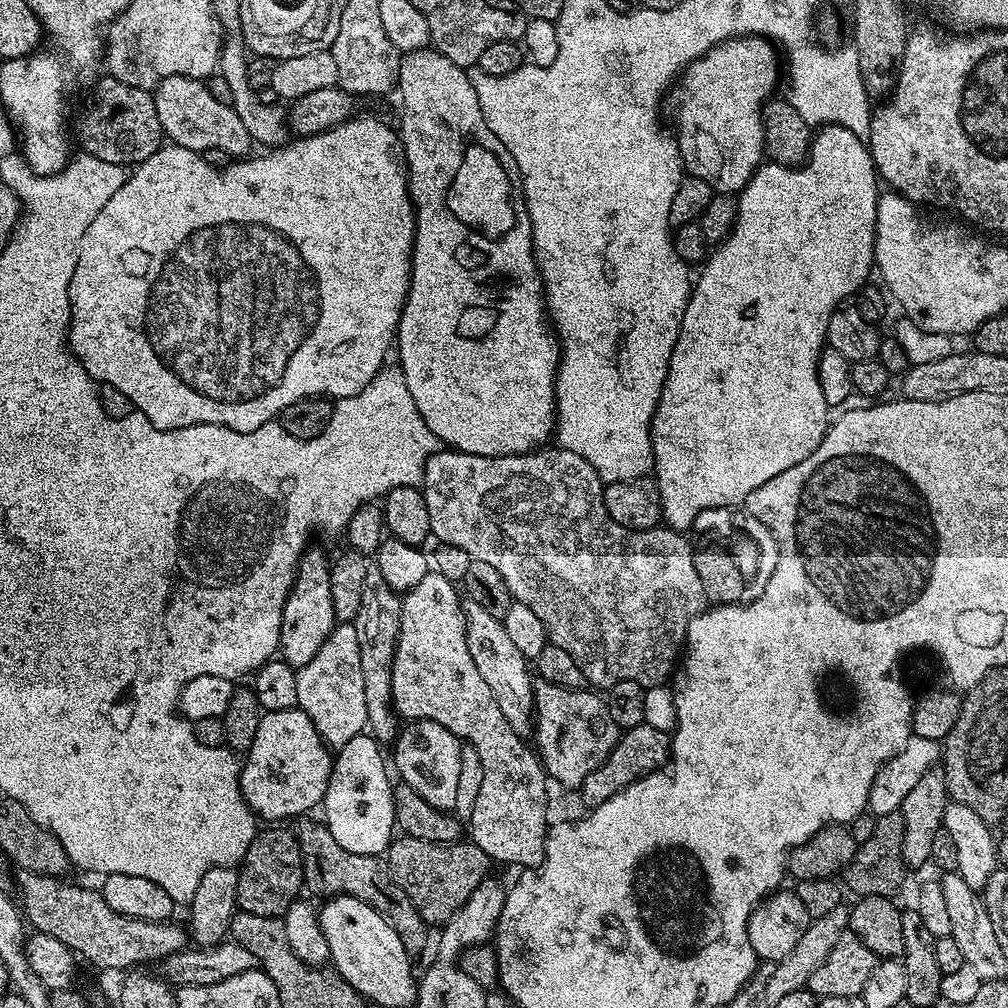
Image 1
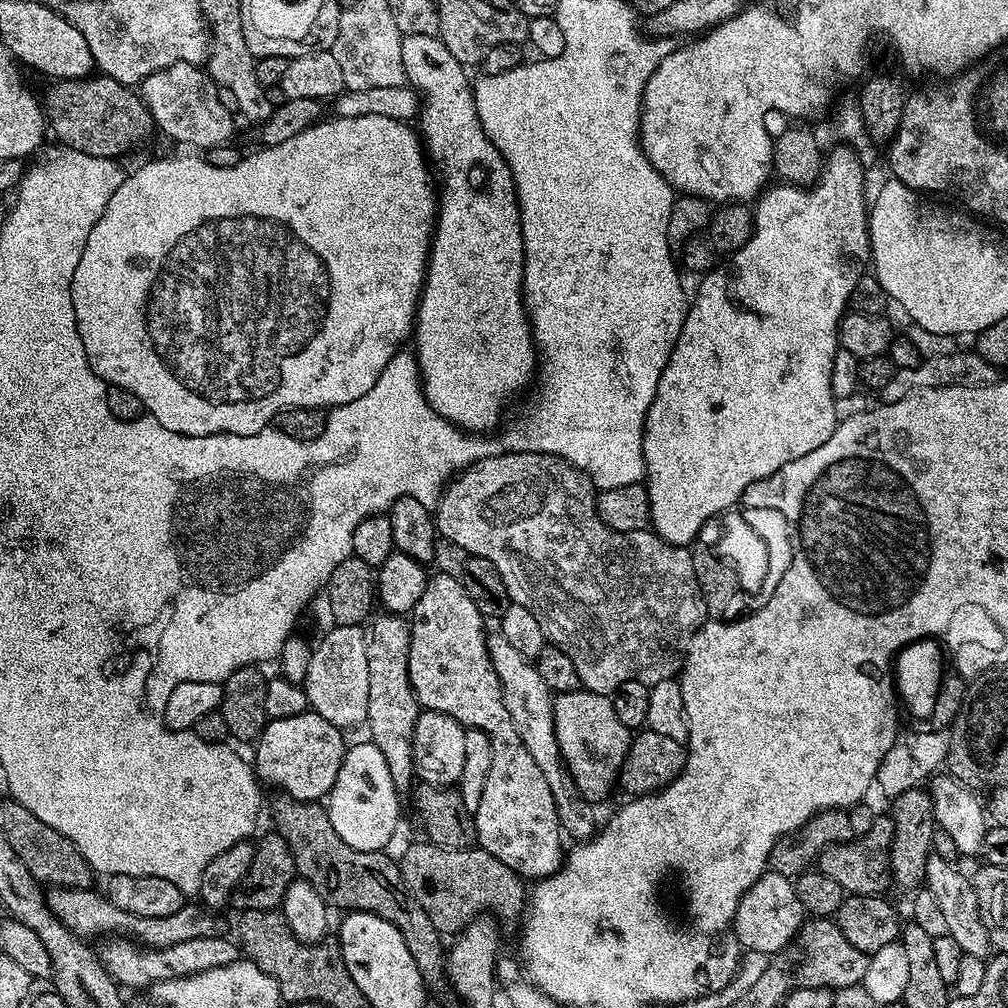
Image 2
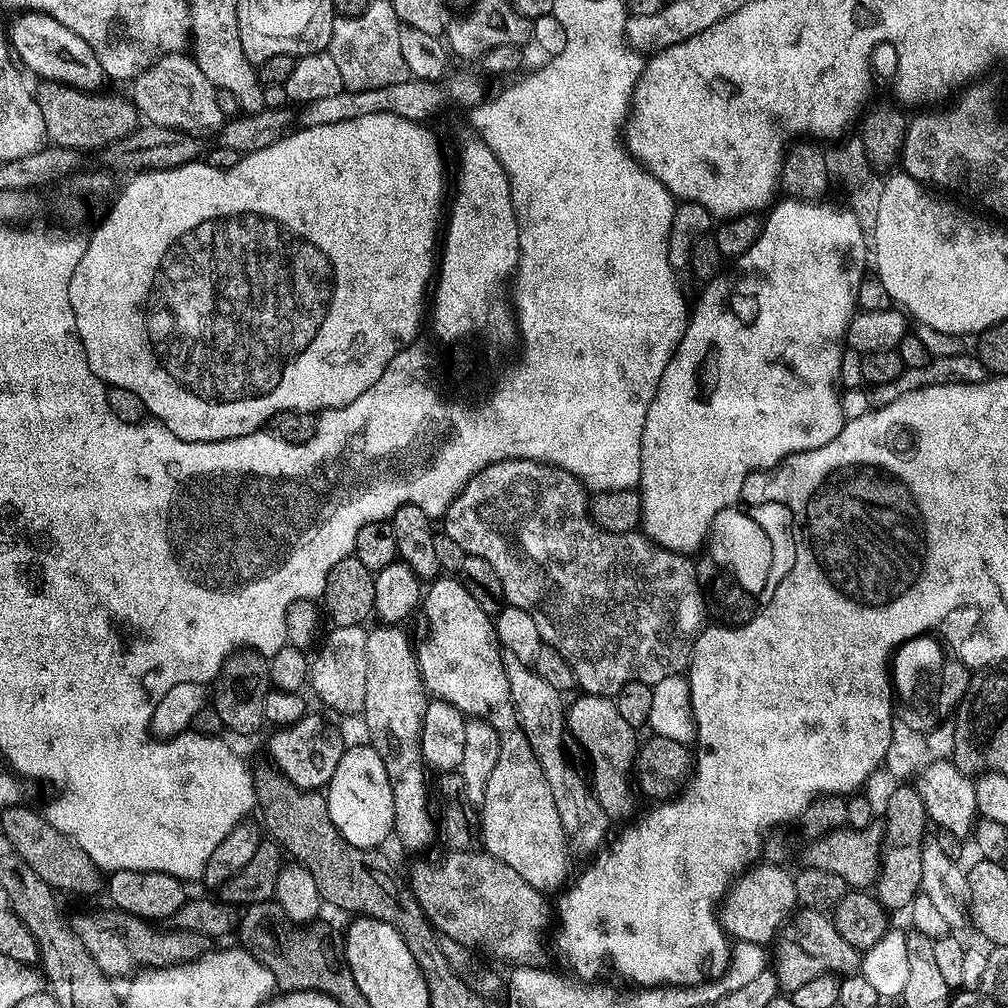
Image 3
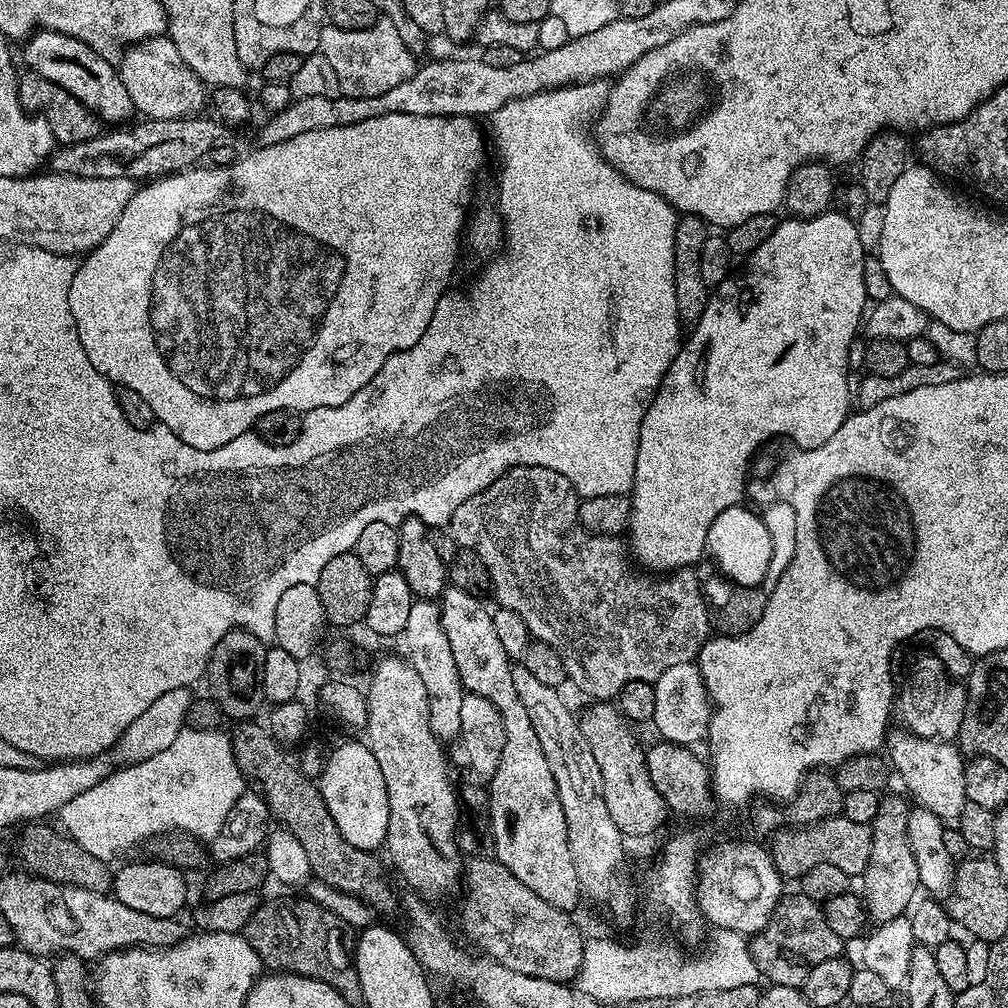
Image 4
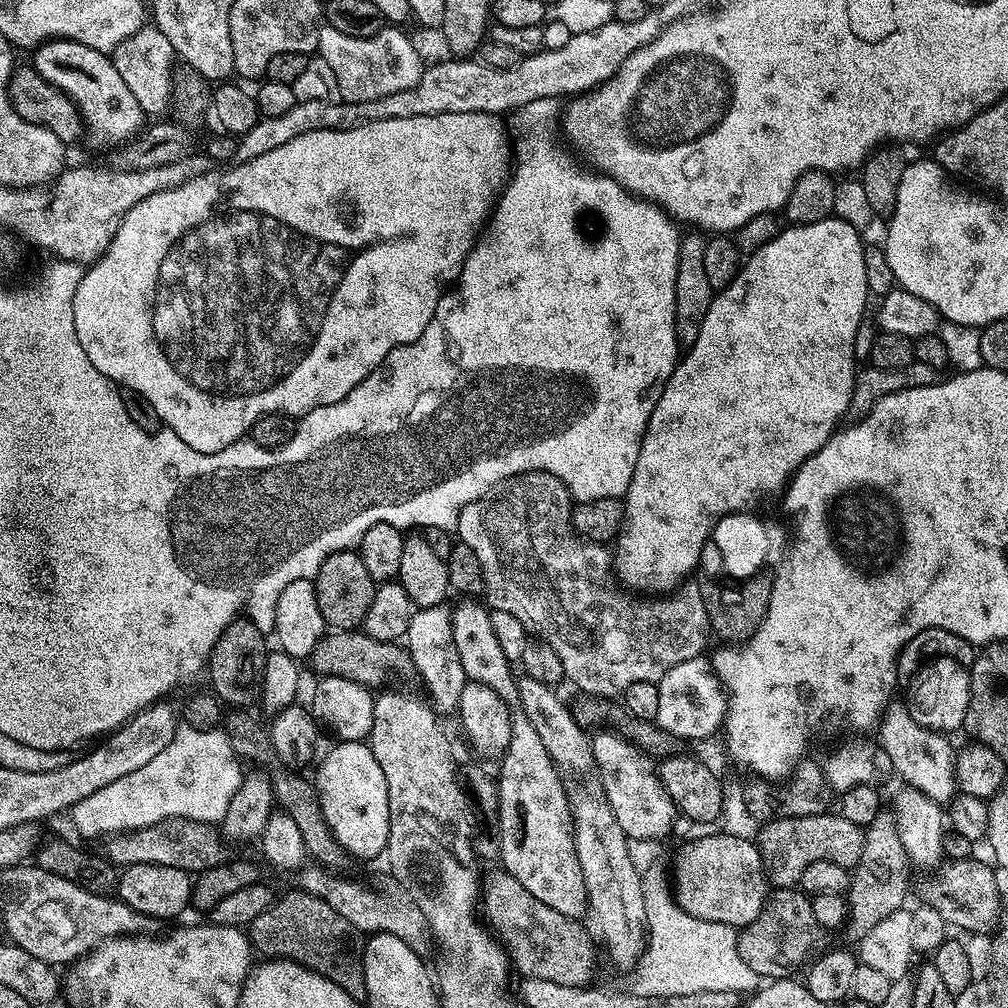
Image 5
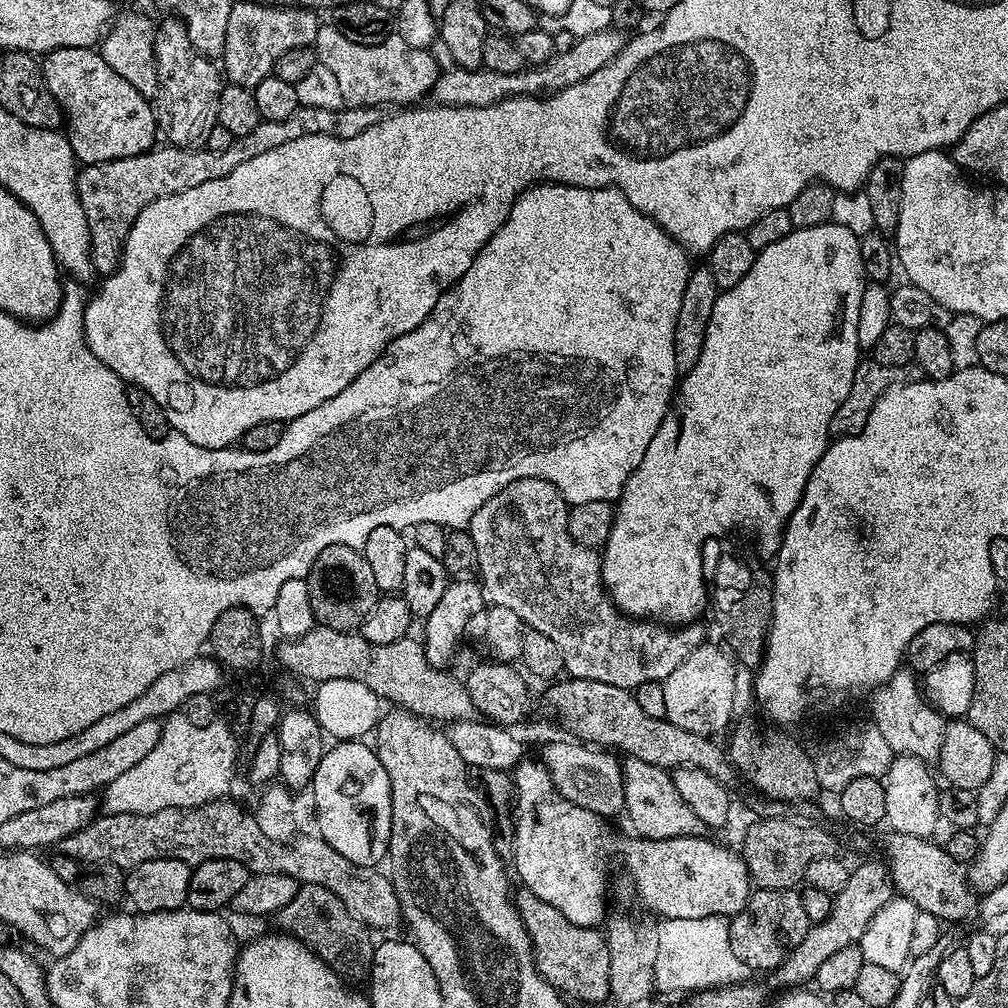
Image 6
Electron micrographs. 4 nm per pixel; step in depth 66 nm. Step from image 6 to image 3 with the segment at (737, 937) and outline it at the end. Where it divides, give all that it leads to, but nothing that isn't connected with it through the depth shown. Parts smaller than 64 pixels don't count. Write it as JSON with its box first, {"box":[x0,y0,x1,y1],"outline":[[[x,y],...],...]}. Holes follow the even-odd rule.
{"box":[770,907,861,993],"outline":[[[801,907],[781,927],[774,943],[770,948],[770,968],[776,973],[776,983],[781,989],[785,988],[785,993],[792,993],[798,990],[798,986],[803,986],[805,982],[810,982],[810,978],[818,978],[827,972],[833,974],[852,974],[859,969],[861,953],[857,952],[854,946],[850,946],[850,942],[846,942],[846,938],[842,938],[842,934],[838,934],[838,930],[832,925],[831,919],[823,911]]]}

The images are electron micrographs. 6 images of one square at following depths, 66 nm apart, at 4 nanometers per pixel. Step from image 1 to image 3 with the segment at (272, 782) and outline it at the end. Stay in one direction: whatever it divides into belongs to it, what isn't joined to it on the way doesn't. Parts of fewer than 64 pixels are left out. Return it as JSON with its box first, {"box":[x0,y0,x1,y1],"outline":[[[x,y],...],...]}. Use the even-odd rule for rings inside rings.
{"box":[268,714,346,790],"outline":[[[306,714],[298,722],[273,731],[276,733],[268,740],[268,752],[280,771],[286,773],[297,786],[324,790],[330,778],[334,778],[334,770],[338,770],[338,762],[342,762],[346,741],[340,737],[334,725],[327,724],[320,716],[312,715]]]}

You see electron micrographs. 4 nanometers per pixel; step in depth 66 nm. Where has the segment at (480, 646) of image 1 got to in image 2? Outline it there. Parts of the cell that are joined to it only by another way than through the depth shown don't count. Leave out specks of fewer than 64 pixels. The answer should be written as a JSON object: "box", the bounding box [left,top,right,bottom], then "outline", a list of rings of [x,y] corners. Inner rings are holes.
{"box":[486,630,596,842],"outline":[[[492,630],[486,636],[488,642],[488,657],[494,666],[494,674],[498,674],[498,682],[502,686],[502,694],[506,702],[506,710],[510,710],[510,718],[514,722],[514,730],[518,730],[518,738],[522,738],[522,746],[530,750],[530,758],[538,762],[538,770],[546,778],[550,790],[554,794],[556,813],[560,819],[560,827],[568,832],[576,842],[583,842],[596,835],[596,812],[593,801],[584,799],[580,790],[572,780],[560,759],[560,747],[556,737],[556,723],[554,722],[554,693],[548,689],[546,682],[542,682],[542,674],[538,674],[535,663],[529,657],[518,654],[510,642],[499,630]]]}

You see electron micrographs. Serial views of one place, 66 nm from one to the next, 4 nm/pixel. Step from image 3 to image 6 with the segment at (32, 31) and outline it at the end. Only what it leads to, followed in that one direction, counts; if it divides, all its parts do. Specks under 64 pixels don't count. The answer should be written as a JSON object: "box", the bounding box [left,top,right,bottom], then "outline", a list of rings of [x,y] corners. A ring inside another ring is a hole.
{"box":[42,48,158,165],"outline":[[[56,48],[43,57],[42,67],[46,86],[64,114],[72,153],[81,165],[121,160],[152,151],[158,140],[158,125],[149,97],[116,74],[99,51],[92,48]]]}

